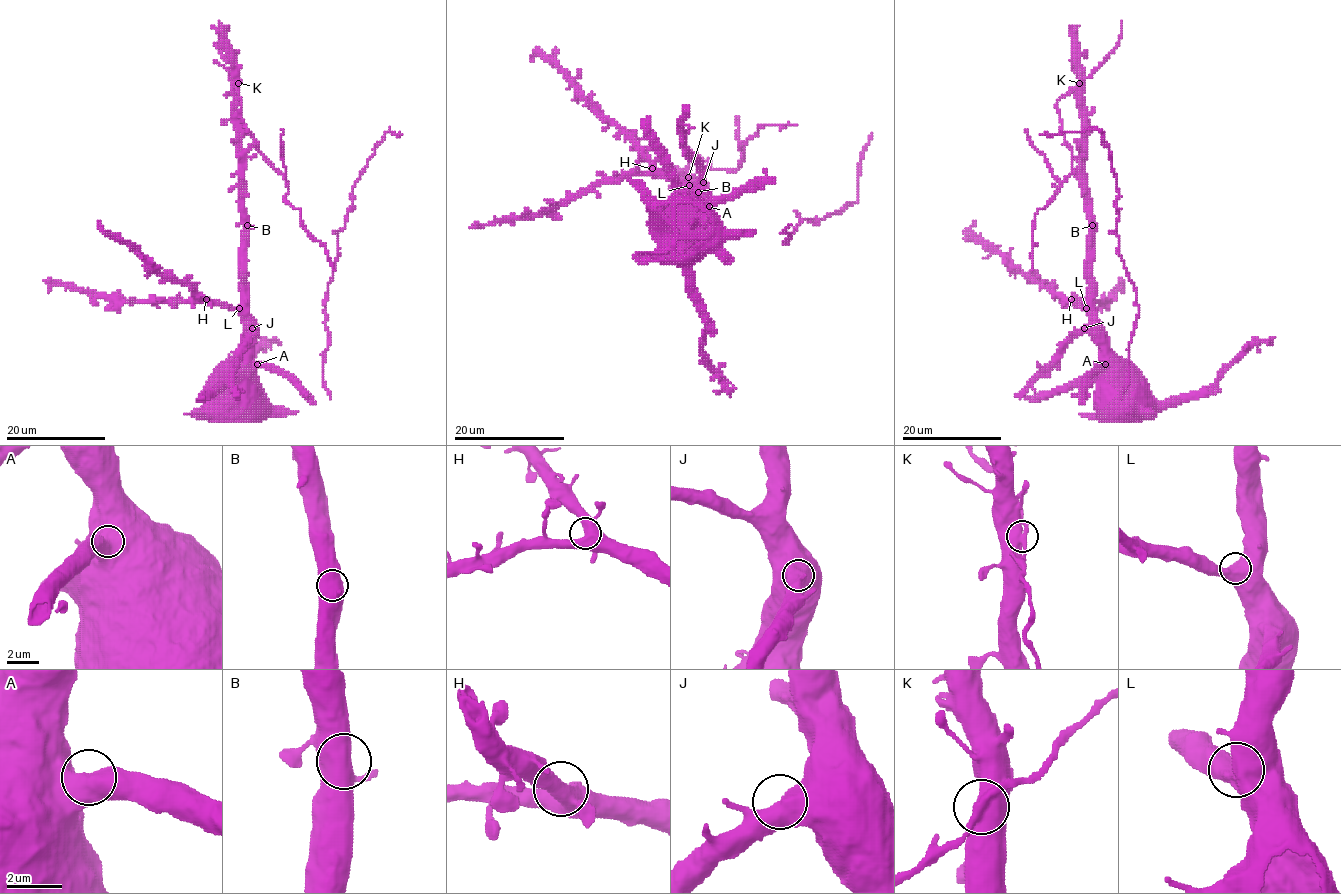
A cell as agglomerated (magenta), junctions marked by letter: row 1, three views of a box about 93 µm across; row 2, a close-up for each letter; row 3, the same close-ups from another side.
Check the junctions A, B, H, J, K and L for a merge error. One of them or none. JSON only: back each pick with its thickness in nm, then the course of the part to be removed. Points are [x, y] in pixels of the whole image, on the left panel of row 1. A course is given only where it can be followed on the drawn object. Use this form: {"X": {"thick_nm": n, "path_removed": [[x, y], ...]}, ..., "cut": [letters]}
{"K": {"thick_nm": 480, "path_removed": [[238, 83], [244, 128], [287, 183], [285, 199], [301, 210], [303, 228], [326, 249], [334, 270]]}, "cut": ["K"]}

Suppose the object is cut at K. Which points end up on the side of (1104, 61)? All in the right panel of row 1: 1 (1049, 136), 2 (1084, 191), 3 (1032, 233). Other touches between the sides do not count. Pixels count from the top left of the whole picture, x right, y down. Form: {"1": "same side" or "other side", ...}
{"1": "other side", "2": "other side", "3": "same side"}

